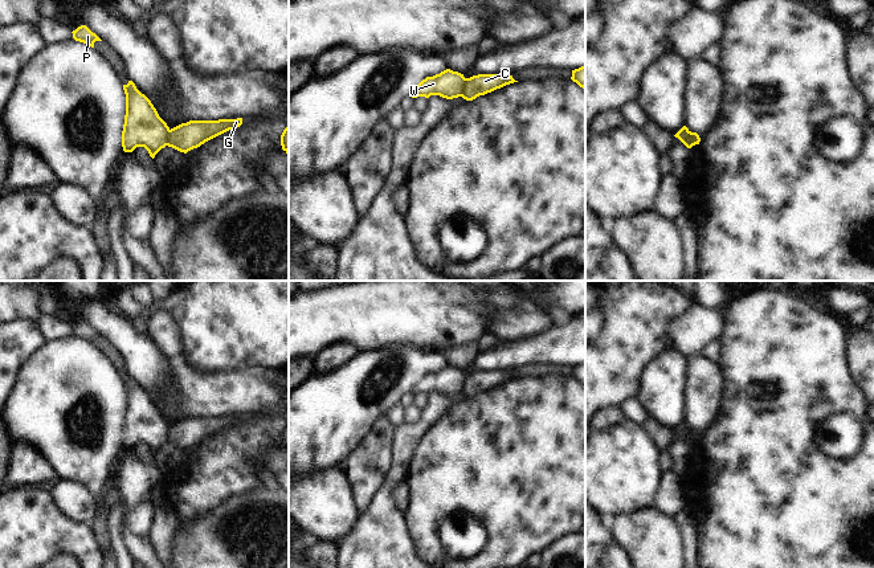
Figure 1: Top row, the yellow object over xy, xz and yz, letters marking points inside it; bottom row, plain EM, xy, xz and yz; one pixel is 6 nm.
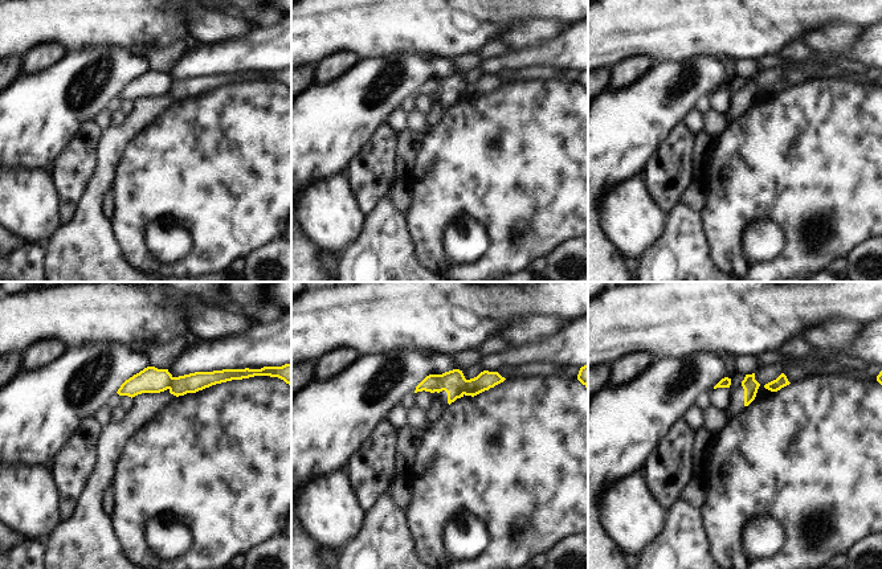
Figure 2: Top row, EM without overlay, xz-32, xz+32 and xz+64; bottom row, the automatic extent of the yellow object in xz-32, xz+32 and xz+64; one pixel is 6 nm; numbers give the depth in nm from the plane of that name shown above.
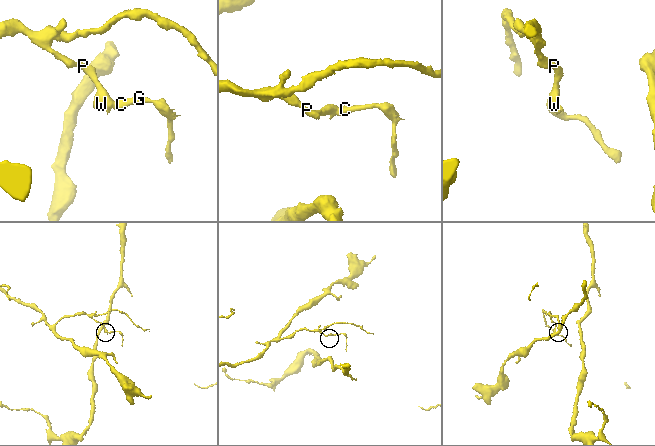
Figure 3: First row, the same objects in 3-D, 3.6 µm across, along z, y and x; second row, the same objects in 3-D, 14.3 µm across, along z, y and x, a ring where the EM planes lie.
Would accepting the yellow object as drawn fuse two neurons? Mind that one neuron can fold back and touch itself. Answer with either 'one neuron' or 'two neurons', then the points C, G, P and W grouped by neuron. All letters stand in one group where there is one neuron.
two neurons | C G / P W

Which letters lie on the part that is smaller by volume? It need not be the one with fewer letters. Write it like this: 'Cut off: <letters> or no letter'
Cut off: C, G

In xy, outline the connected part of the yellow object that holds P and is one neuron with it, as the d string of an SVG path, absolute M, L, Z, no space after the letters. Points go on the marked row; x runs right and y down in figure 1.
M86 25L78 26L72 32L75 41L83 42L94 48L95 41L102 41L95 33L93 33Z

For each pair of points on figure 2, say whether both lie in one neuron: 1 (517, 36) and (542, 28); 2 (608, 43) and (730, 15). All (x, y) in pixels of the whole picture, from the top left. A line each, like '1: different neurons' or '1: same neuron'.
1: same neuron
2: same neuron

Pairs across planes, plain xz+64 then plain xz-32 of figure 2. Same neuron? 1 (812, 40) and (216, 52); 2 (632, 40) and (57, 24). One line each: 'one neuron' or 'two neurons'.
1: two neurons
2: one neuron

